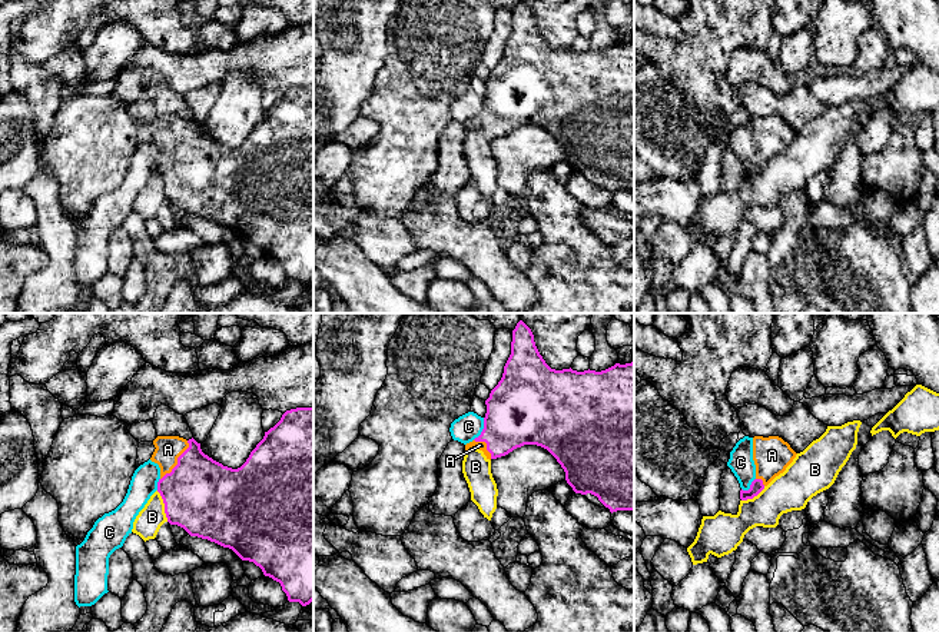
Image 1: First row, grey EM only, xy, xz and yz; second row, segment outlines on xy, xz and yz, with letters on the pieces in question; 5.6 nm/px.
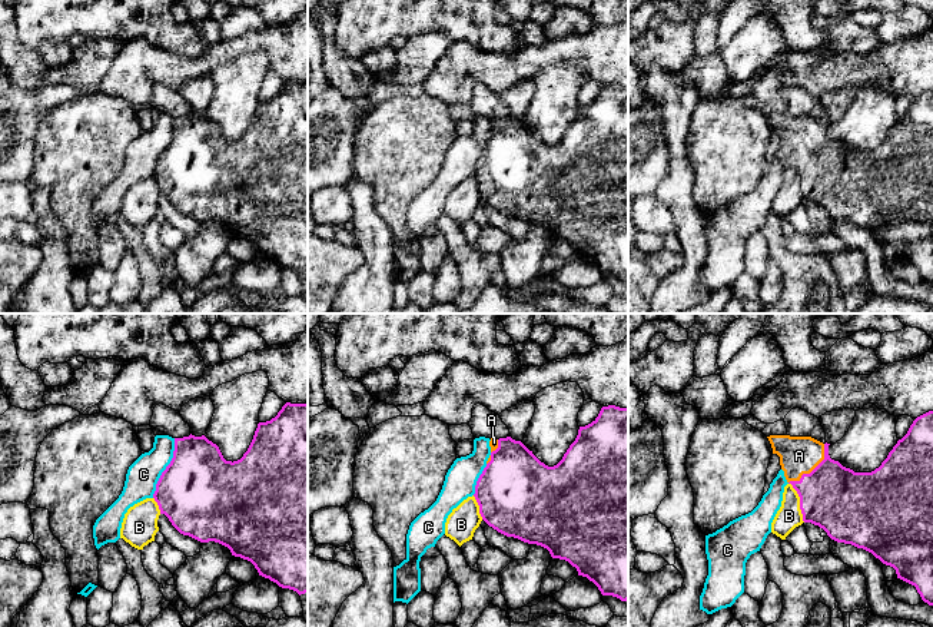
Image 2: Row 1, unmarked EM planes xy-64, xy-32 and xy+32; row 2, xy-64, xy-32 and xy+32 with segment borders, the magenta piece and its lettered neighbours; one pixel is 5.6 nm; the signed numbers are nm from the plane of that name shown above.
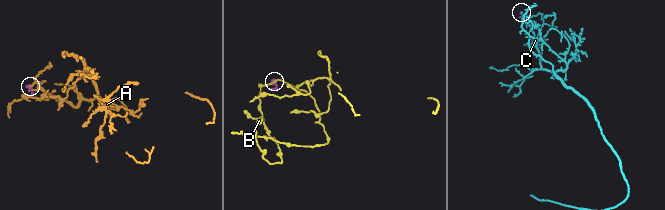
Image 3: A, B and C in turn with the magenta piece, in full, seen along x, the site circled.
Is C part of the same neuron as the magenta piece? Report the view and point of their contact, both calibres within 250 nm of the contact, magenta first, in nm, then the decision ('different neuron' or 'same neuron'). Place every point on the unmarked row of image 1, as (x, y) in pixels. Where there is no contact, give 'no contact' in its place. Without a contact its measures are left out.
xz (483, 109) | 400/150 nm | different neuron

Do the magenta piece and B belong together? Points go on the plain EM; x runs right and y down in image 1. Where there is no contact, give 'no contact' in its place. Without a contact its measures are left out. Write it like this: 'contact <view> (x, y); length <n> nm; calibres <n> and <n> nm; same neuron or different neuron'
contact xy (165, 186); length 190 nm; calibres 420 and 150 nm; different neuron

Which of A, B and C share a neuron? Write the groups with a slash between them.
A / B / C

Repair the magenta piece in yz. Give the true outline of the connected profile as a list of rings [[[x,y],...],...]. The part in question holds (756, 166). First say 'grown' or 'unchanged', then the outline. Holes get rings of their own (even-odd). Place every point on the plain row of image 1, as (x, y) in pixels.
grown; [[[754,116],[753,140],[756,159],[749,170],[740,170],[740,179],[747,180],[757,176],[776,156],[783,153],[796,137],[796,132],[779,116]]]

